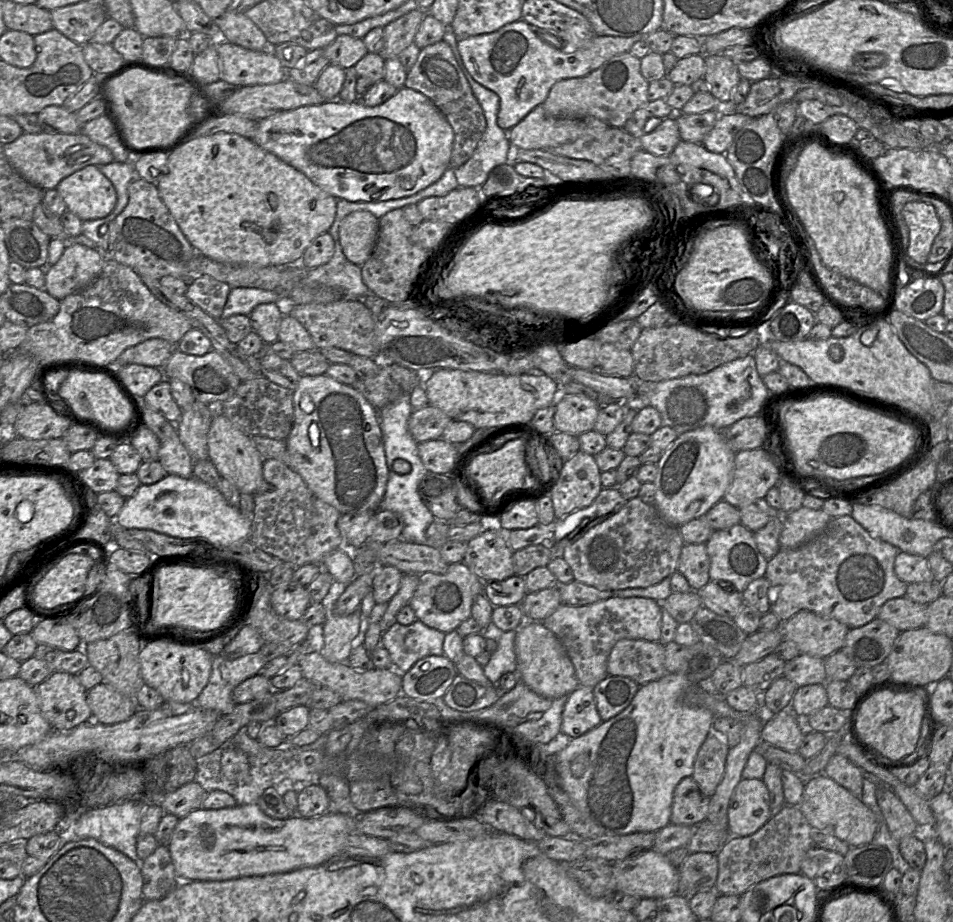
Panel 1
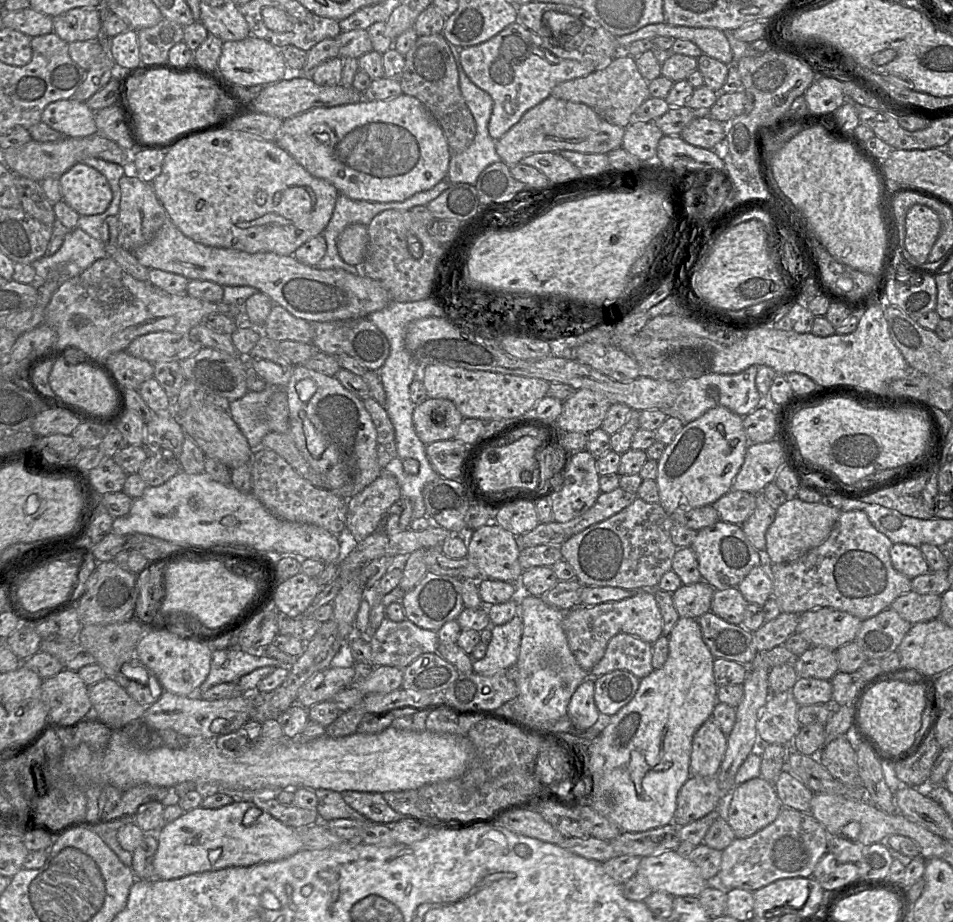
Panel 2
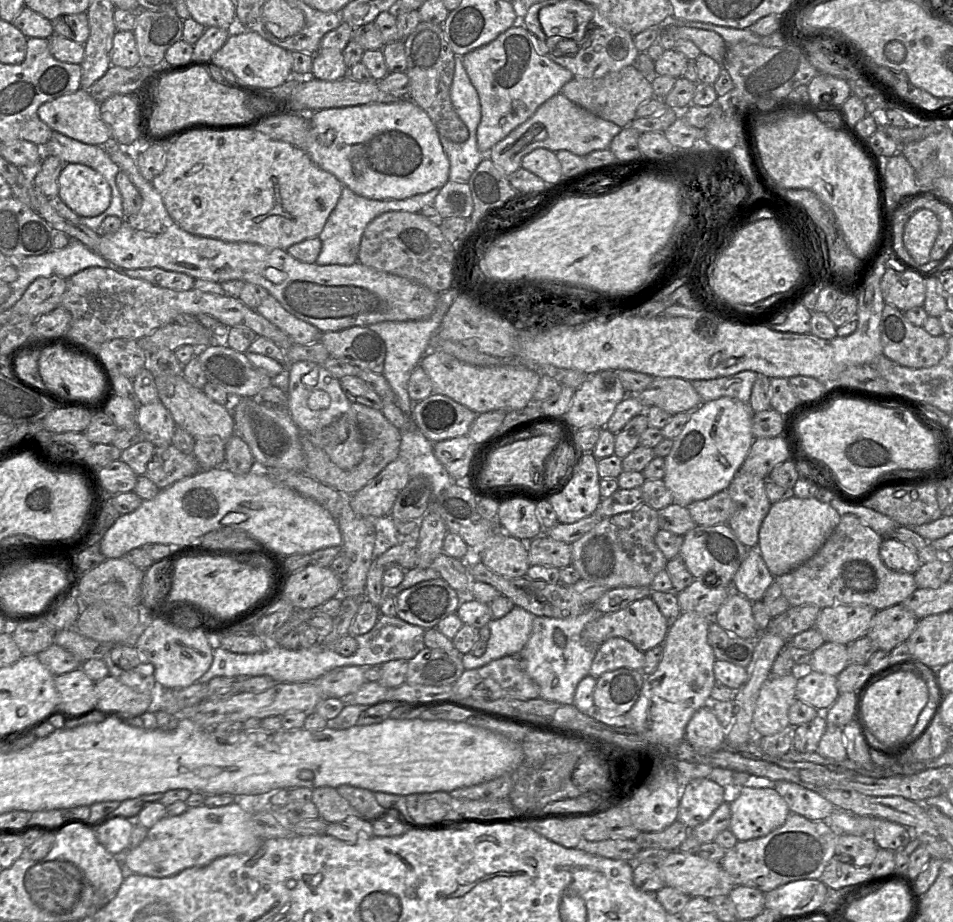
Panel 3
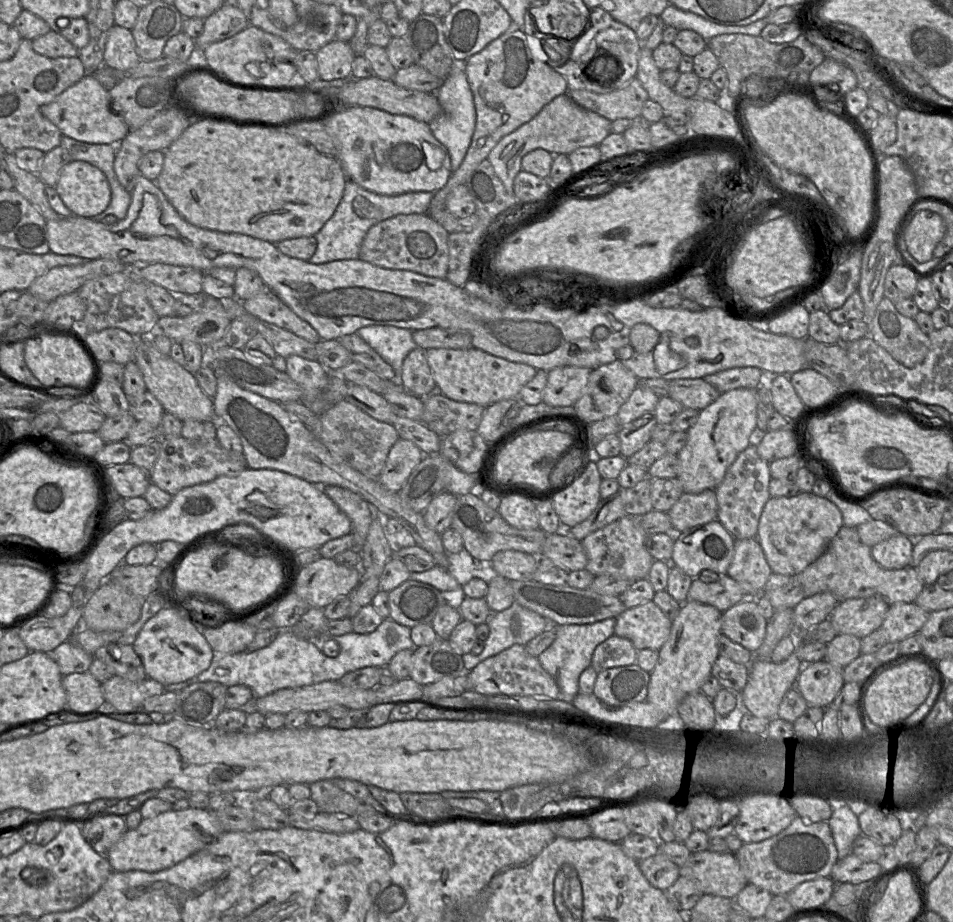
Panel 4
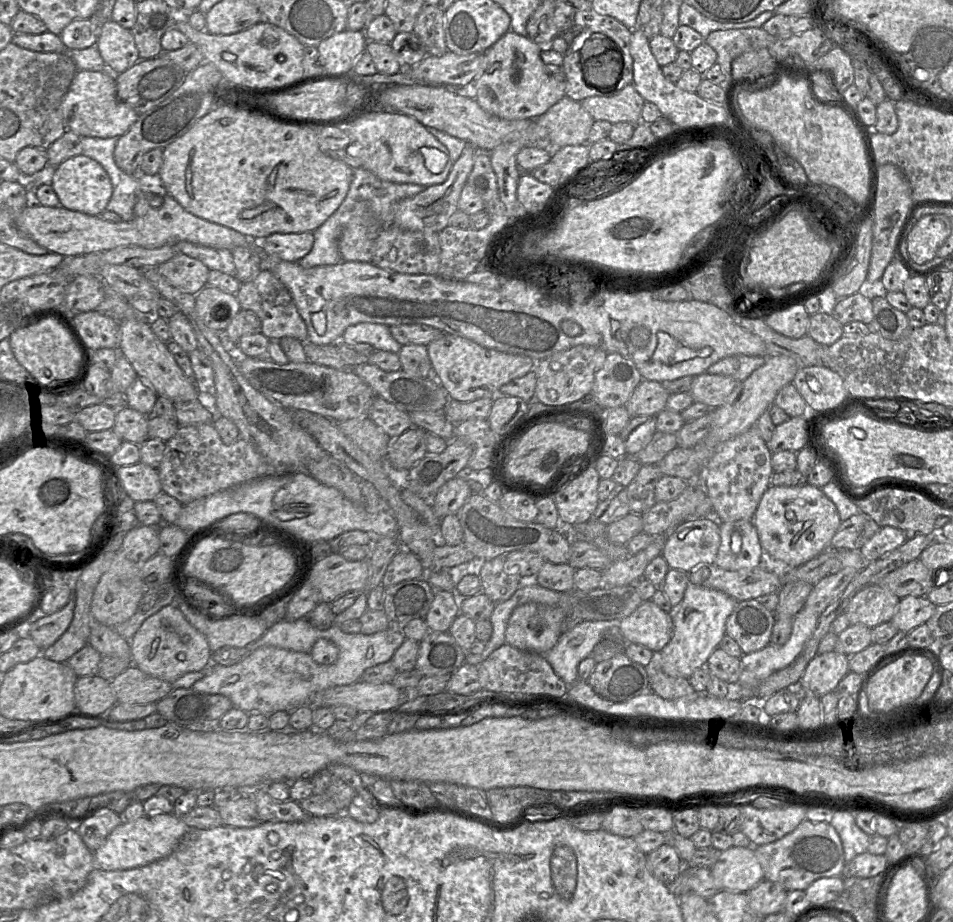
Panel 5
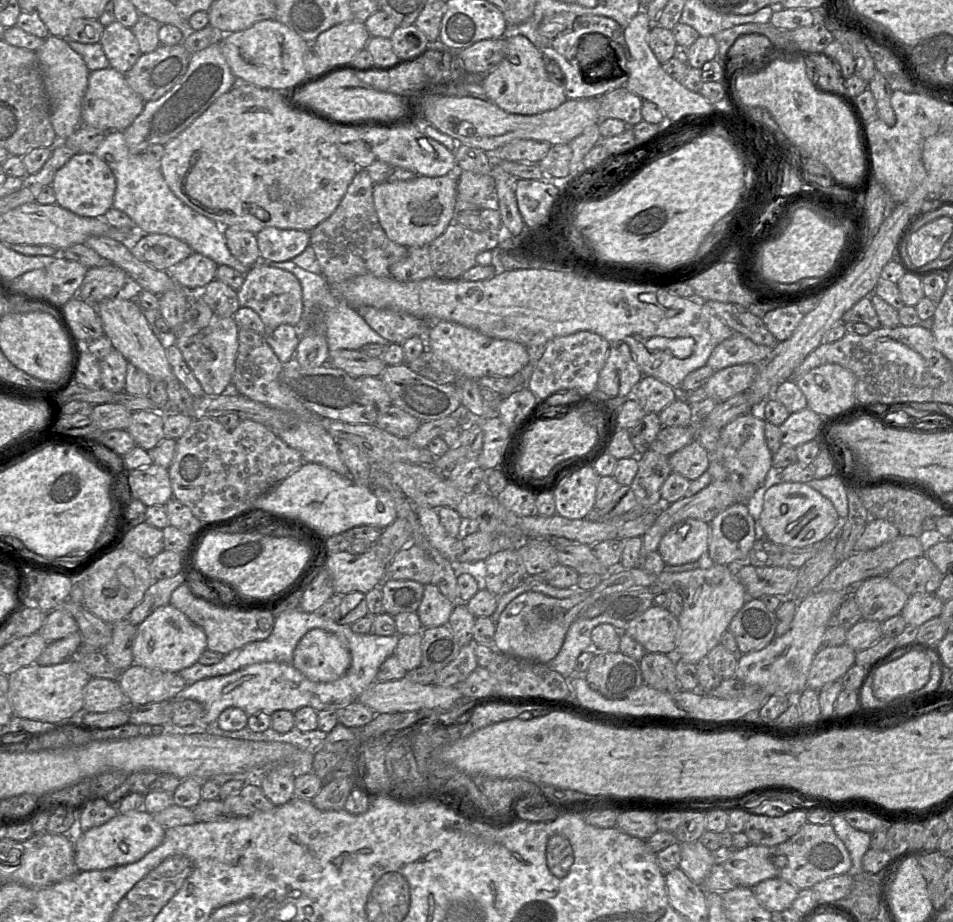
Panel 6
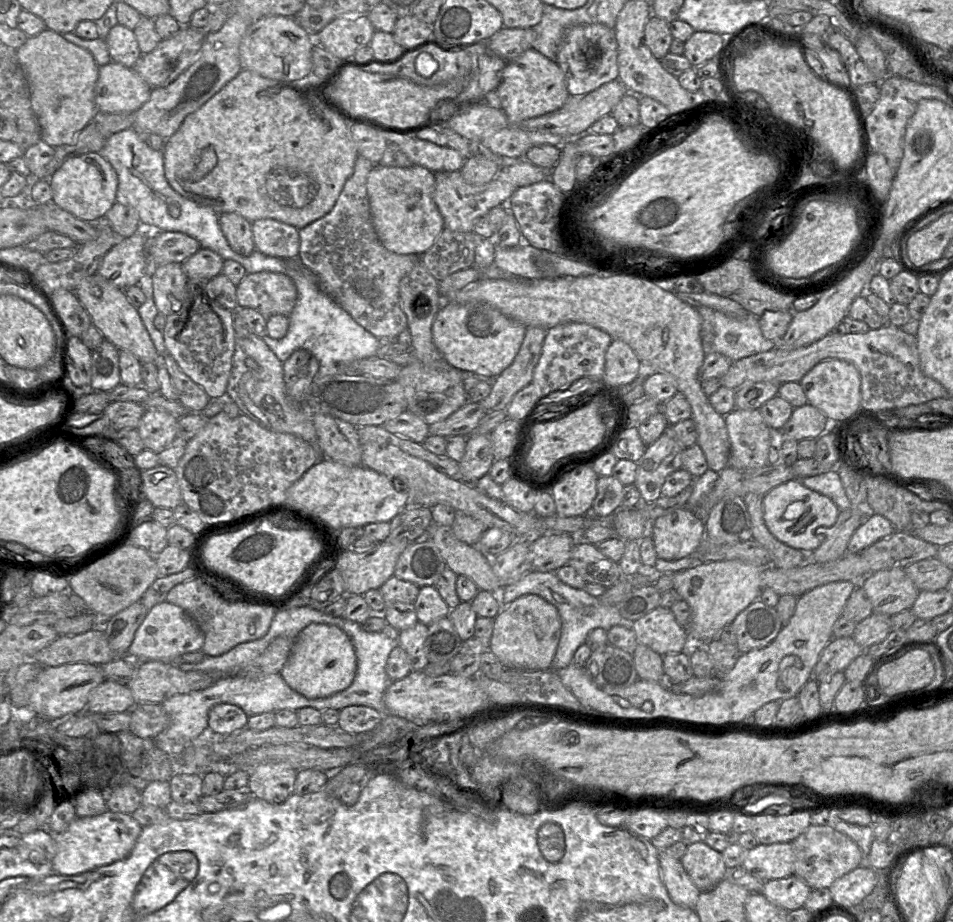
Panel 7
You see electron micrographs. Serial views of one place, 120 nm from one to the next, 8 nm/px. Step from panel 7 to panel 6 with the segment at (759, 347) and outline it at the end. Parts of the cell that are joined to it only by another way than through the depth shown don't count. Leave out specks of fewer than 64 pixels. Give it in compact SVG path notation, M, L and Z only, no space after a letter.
M734 332L731 337L718 344L711 352L707 364L715 371L723 368L743 363L760 363L771 353L772 347L754 343L741 333Z

